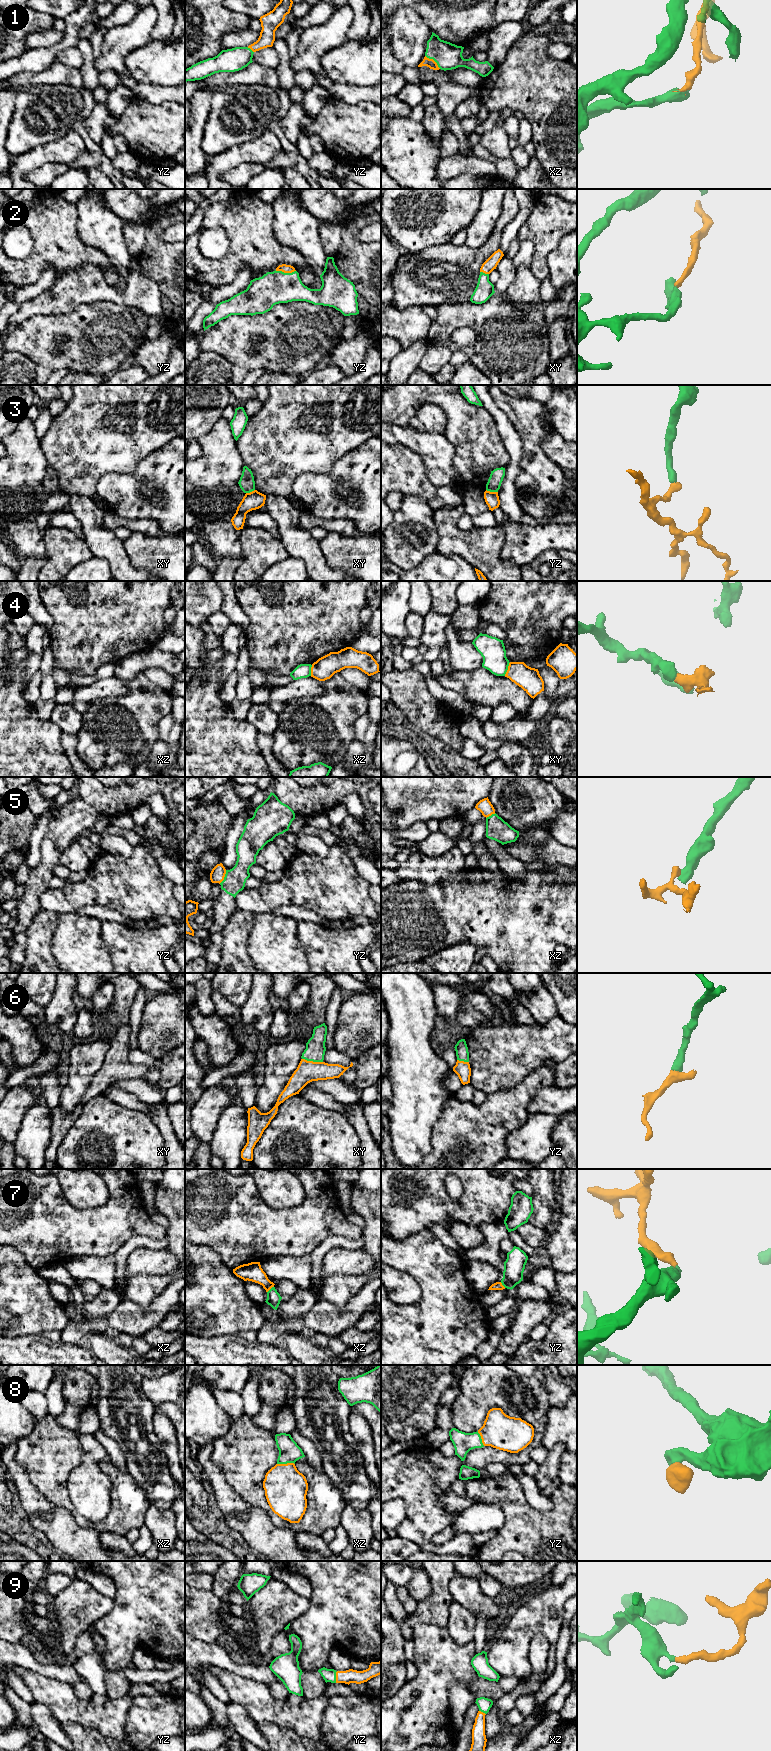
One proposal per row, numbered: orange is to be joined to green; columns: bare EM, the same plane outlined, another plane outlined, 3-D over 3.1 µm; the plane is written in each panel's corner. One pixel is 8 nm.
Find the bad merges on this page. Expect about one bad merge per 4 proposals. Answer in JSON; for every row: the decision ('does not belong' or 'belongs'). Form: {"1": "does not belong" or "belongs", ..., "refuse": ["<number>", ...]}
{"1": "belongs", "2": "belongs", "3": "does not belong", "4": "does not belong", "5": "does not belong", "6": "belongs", "7": "belongs", "8": "belongs", "9": "belongs", "refuse": ["3", "4", "5"]}

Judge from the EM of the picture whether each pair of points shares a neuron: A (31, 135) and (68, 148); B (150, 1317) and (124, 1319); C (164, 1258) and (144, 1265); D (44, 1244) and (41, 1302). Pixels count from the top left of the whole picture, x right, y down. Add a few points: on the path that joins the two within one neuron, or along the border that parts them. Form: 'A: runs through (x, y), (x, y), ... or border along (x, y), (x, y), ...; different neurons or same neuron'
A: border along (70, 130), (61, 137), (36, 146), (28, 152); different neurons
B: runs through (144, 1319), (130, 1319); same neuron
C: runs through (159, 1262), (149, 1262); same neuron
D: border along (20, 1252), (36, 1270); different neurons

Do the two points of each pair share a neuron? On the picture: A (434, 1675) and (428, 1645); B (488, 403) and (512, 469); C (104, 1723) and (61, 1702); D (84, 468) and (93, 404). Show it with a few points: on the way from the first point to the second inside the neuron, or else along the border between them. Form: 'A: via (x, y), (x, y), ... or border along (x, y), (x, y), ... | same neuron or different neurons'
A: via (434, 1668), (434, 1652) | same neuron
B: via (501, 419), (514, 444), (514, 453) | same neuron
C: via (93, 1713), (72, 1709) | same neuron
D: via (84, 452), (84, 443), (93, 434), (93, 420) | same neuron

